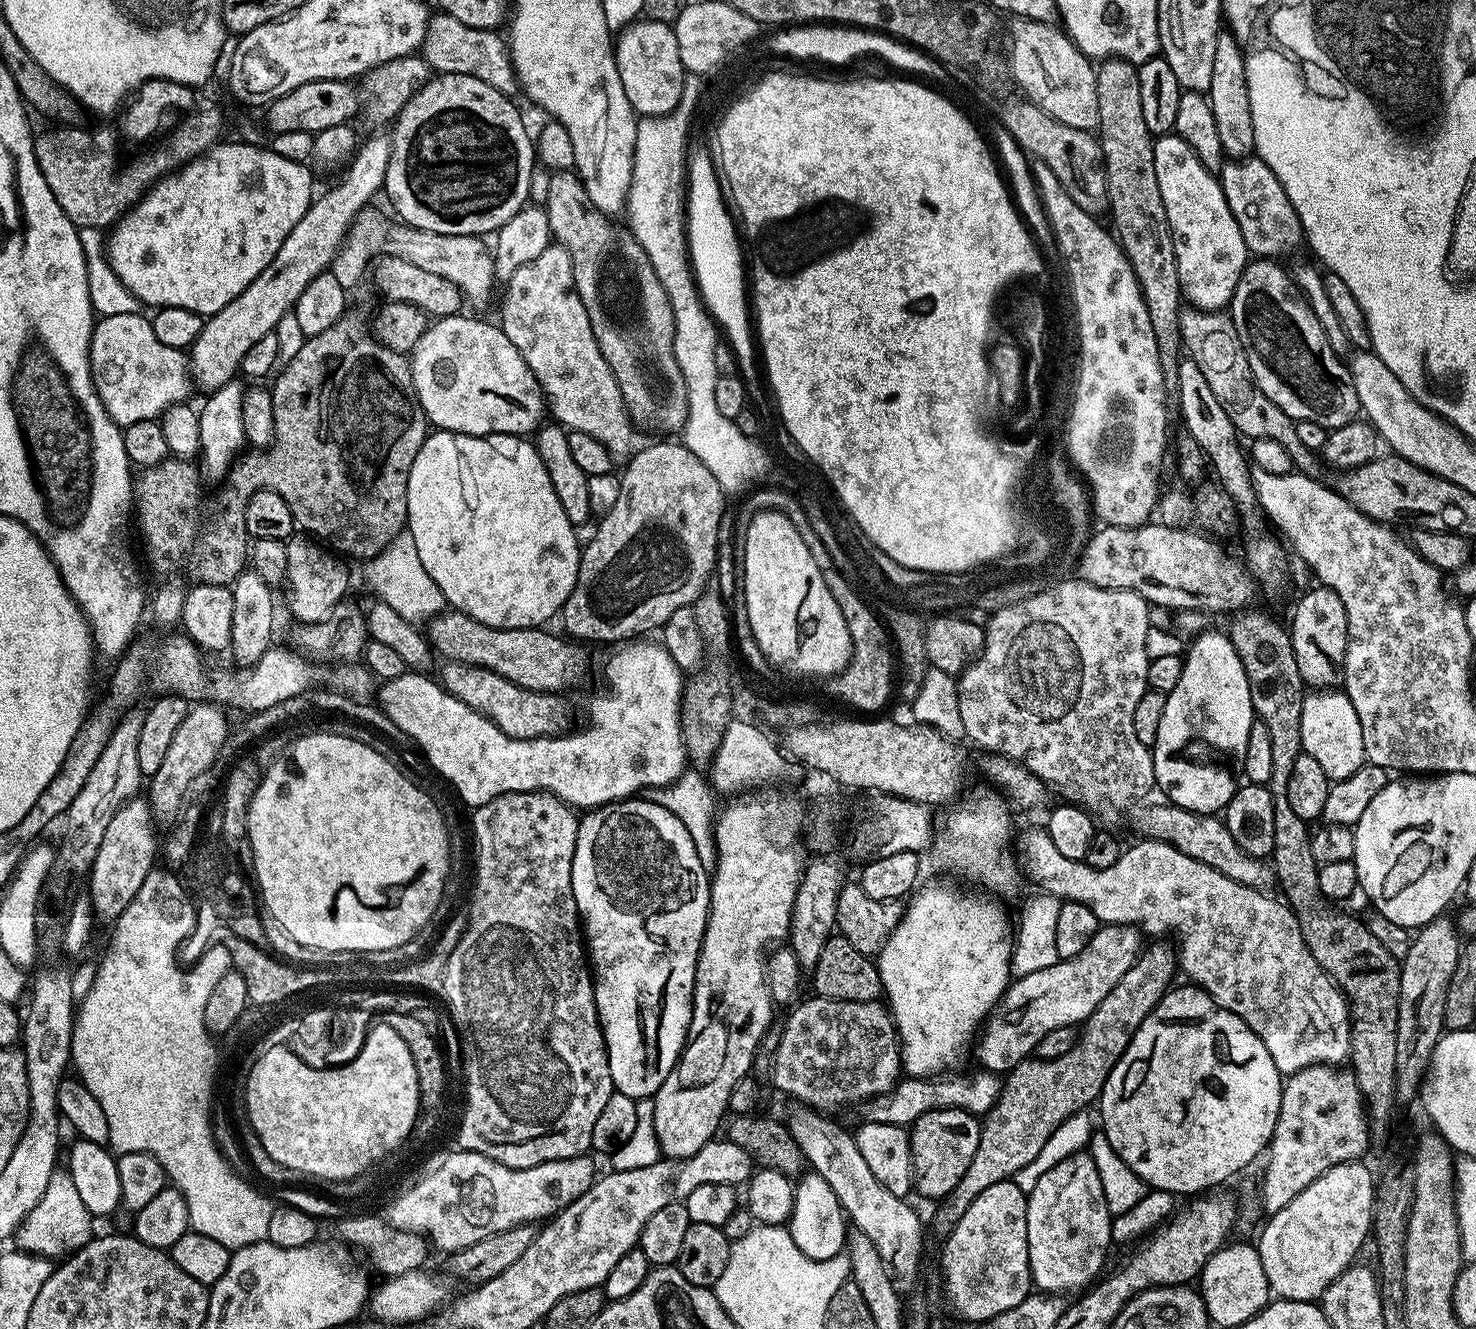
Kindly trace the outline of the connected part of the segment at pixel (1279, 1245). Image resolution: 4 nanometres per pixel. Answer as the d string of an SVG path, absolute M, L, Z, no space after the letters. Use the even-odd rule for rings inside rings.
M1364 1162L1339 1164L1326 1170L1290 1206L1282 1206L1282 1210L1271 1213L1267 1217L1268 1225L1260 1232L1258 1247L1262 1270L1266 1270L1269 1289L1281 1300L1319 1301L1325 1290L1338 1278L1338 1274L1351 1267L1357 1259L1360 1247L1369 1243L1372 1230L1372 1208L1376 1205L1376 1186L1374 1172Z

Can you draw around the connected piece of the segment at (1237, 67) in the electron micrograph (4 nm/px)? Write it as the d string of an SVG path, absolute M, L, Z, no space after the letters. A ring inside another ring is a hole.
M1221 31L1216 52L1214 71L1211 72L1210 88L1206 93L1214 110L1214 122L1218 122L1218 139L1229 159L1246 160L1256 150L1254 138L1254 114L1250 106L1250 86L1246 82L1246 62L1240 43L1231 31Z

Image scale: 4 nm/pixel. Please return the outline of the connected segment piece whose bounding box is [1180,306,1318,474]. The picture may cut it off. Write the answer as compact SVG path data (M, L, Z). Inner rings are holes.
M1185 307L1180 314L1180 332L1183 346L1188 347L1187 355L1199 370L1202 370L1210 389L1230 416L1241 437L1249 440L1258 438L1274 438L1290 454L1293 465L1305 474L1315 473L1318 456L1315 451L1302 446L1298 439L1296 421L1290 419L1258 386L1254 374L1250 370L1250 362L1246 358L1246 350L1238 338L1238 330L1234 326L1231 315L1227 311L1204 312L1200 308Z

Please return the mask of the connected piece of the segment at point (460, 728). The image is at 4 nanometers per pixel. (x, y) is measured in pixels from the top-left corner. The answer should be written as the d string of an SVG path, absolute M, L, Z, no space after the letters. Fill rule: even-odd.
M637 638L634 640L621 643L619 646L613 647L611 649L611 652L613 651L612 657L610 657L609 660L606 661L604 664L604 680L606 683L608 683L609 692L600 692L597 694L596 697L593 698L592 701L589 702L588 725L586 725L585 728L578 729L577 732L569 731L567 734L557 734L555 736L536 737L533 740L515 740L514 738L508 737L506 734L504 734L502 730L500 730L498 726L496 726L490 718L484 716L482 713L475 712L475 710L471 709L470 706L466 706L464 702L460 701L458 697L454 697L450 695L450 693L445 692L444 689L440 687L439 683L437 683L437 681L433 679L433 677L431 680L430 677L424 676L428 674L425 674L423 671L420 671L420 670L406 670L398 678L394 678L393 680L383 681L383 683L381 683L378 688L378 696L380 692L380 700L378 699L378 704L379 704L379 707L383 708L385 714L388 715L388 717L390 718L390 722L392 723L393 729L395 729L397 733L405 732L405 734L408 735L409 738L412 739L413 742L416 743L417 746L420 747L422 751L424 751L424 756L426 759L429 760L430 763L432 763L433 770L436 771L437 774L440 775L442 779L449 780L449 782L452 783L454 787L456 787L457 794L460 795L461 798L464 799L465 802L469 804L470 806L469 809L475 810L477 808L481 808L481 806L483 806L486 802L490 802L494 798L498 798L499 796L501 796L502 794L506 794L507 792L549 792L551 796L558 797L559 800L563 800L565 804L571 806L573 809L576 809L576 810L591 810L593 808L603 808L604 805L614 804L616 803L617 800L626 800L626 799L635 797L637 793L639 793L639 792L636 792L639 790L639 788L649 788L649 790L665 788L666 785L673 784L674 781L678 779L679 776L682 775L684 771L686 771L686 751L684 748L684 730L681 727L681 722L680 722L680 711L682 709L682 701L684 699L684 686L686 683L686 676L685 676L685 673L681 672L680 667L678 667L677 664L674 662L674 658L670 658L670 654L668 653L667 650L664 649L663 643L656 642L656 644L651 644L651 642L648 640L651 640L651 639Z

